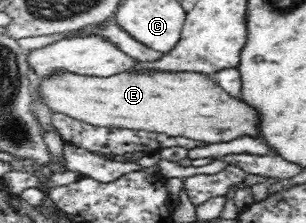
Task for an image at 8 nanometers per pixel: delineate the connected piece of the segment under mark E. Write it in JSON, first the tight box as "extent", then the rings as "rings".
{"extent":[39,70,261,143],"rings":[[[129,70],[117,75],[111,75],[107,77],[87,77],[86,75],[77,75],[75,73],[68,73],[68,71],[52,72],[51,77],[47,79],[39,78],[39,96],[43,100],[43,104],[47,108],[51,108],[51,113],[61,112],[65,113],[73,119],[83,121],[85,123],[97,126],[97,127],[116,127],[125,128],[131,130],[143,130],[149,132],[155,132],[160,134],[167,134],[171,137],[177,138],[189,138],[195,141],[209,143],[225,143],[225,141],[233,141],[239,137],[254,137],[261,140],[261,132],[259,132],[259,110],[249,106],[247,102],[241,100],[239,97],[232,97],[229,93],[225,92],[214,78],[209,78],[201,73],[195,73],[194,71],[134,71]]]}

